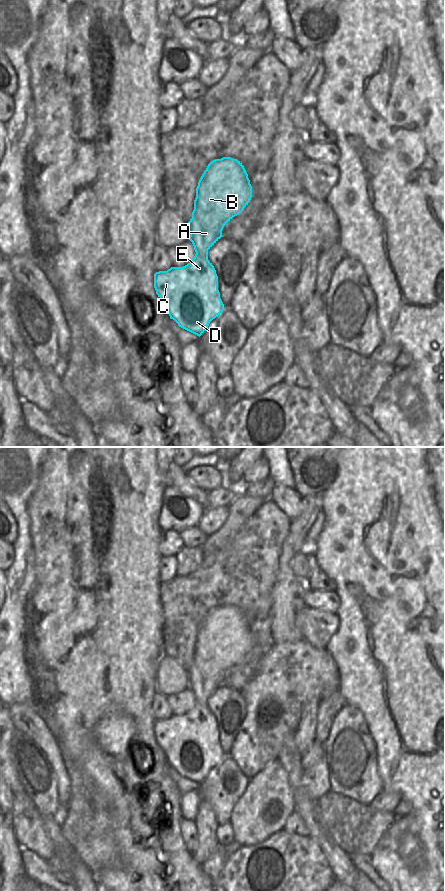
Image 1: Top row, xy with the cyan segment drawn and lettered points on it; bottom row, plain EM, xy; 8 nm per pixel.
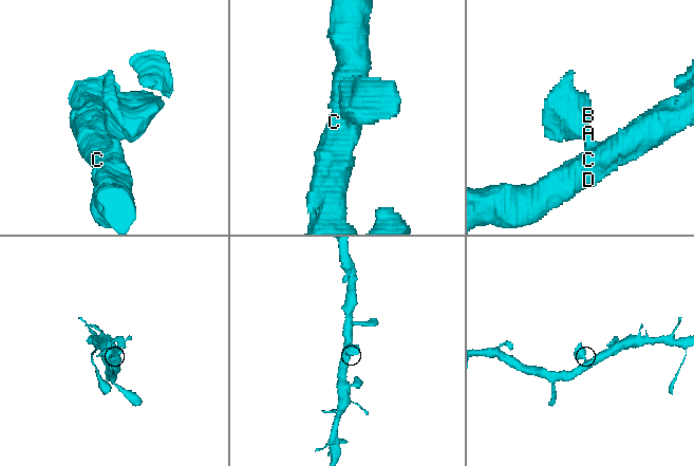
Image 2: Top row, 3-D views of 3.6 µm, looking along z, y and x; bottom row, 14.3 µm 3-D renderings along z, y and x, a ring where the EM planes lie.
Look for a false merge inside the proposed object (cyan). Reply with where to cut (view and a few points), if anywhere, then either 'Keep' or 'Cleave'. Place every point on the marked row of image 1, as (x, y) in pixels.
No split. Keep

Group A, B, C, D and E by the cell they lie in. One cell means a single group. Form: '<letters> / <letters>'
A B C D E

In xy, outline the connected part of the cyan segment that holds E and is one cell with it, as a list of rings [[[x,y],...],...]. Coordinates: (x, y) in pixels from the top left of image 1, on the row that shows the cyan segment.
[[[231,157],[211,161],[198,182],[194,210],[188,222],[189,240],[196,252],[194,258],[183,267],[171,267],[154,274],[156,294],[166,306],[170,319],[199,337],[224,310],[218,276],[208,260],[208,250],[222,237],[224,226],[244,210],[251,198],[252,186],[240,161]]]

